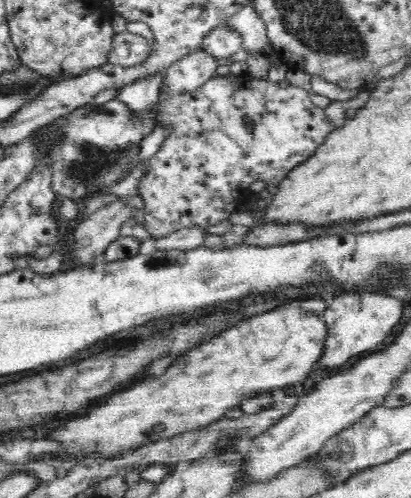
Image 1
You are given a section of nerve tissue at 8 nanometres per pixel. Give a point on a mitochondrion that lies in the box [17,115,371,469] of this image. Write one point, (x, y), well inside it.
(92, 159)

